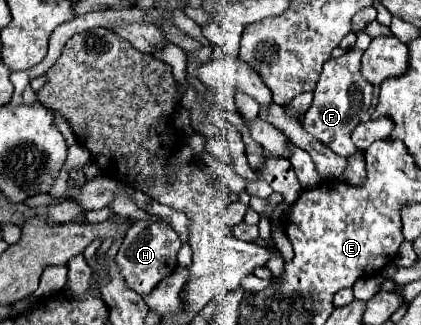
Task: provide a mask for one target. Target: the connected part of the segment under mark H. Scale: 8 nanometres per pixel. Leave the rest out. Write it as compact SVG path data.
M136 221L126 231L126 237L124 237L114 261L120 269L120 275L126 281L126 285L132 291L136 291L138 295L146 297L156 289L156 285L164 277L168 277L176 269L176 265L178 265L176 255L178 255L180 247L182 247L182 241L170 225L154 223L154 221Z

